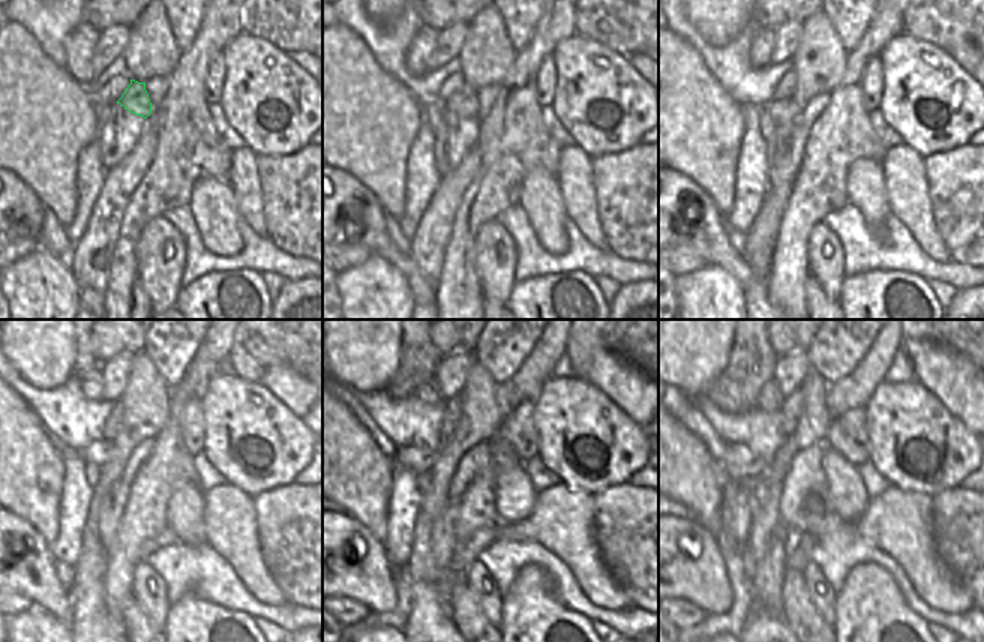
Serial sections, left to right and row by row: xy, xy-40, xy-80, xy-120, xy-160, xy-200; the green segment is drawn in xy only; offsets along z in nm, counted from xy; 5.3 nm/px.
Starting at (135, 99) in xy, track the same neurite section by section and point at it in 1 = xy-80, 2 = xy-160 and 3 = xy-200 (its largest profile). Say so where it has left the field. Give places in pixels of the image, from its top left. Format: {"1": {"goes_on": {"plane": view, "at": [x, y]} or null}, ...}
{"1": {"goes_on": {"plane": "xy-80", "at": [780, 111]}}, "2": {"goes_on": {"plane": "xy-160", "at": [405, 456]}}, "3": {"goes_on": {"plane": "xy-200", "at": [740, 464]}}}

